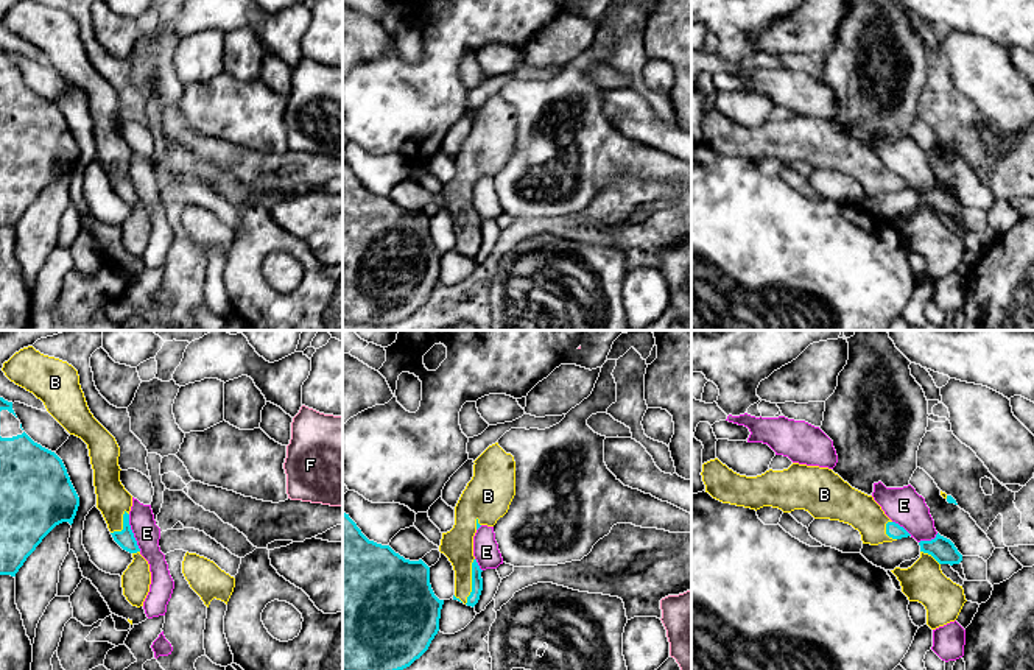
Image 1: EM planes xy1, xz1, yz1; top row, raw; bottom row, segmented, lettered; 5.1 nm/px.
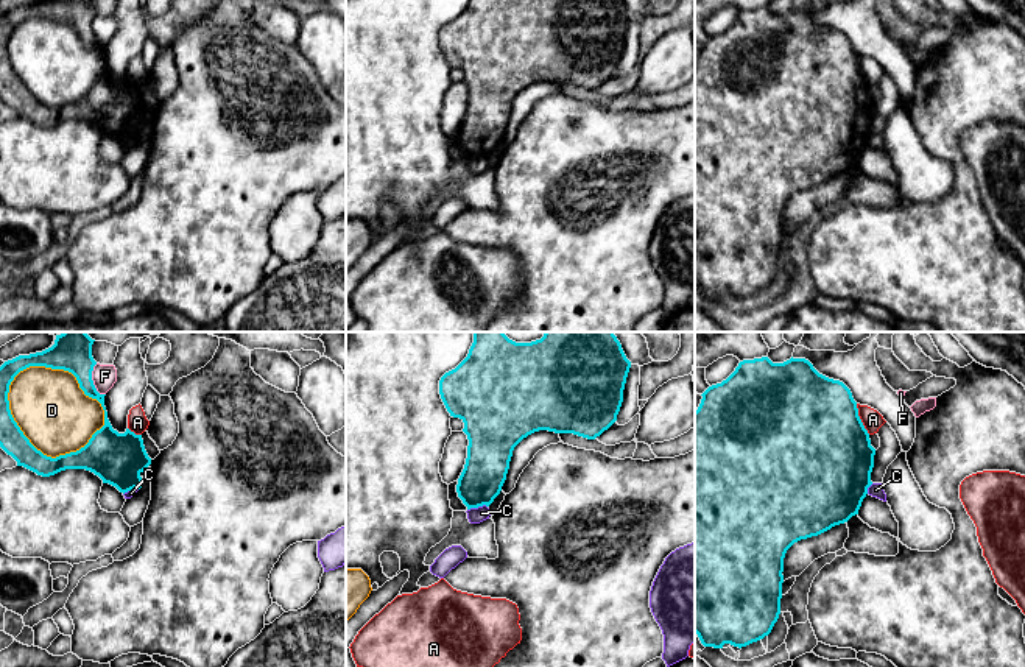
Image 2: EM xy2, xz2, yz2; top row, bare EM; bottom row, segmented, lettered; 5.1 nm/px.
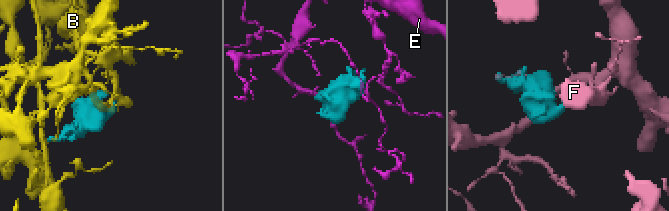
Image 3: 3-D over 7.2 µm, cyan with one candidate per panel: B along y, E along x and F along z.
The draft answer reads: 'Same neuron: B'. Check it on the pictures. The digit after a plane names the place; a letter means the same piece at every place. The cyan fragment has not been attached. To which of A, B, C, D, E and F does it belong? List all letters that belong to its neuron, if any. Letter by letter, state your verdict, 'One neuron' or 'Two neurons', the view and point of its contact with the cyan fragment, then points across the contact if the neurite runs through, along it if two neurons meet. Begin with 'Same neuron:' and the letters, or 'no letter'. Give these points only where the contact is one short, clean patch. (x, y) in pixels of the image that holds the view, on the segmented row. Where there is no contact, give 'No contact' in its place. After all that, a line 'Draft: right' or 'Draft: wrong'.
Same neuron: B
A: Two neurons. Touches cyan at yz2 (860, 419). Boundary: yz2 (855, 404), (857, 415), (870, 434)
B: One neuron. Touches cyan at xz1 (472, 581)
C: Two neurons. Touches cyan at xz2 (477, 507). Boundary: xz2 (486, 505), (468, 510)
D: Two neurons. Touches cyan at xy2 (67, 370)
E: Two neurons. Touches cyan at xy1 (133, 533). Boundary: xy1 (128, 514), (128, 524), (140, 550)
F: Two neurons. Touches cyan at xy2 (92, 381)
Draft: right

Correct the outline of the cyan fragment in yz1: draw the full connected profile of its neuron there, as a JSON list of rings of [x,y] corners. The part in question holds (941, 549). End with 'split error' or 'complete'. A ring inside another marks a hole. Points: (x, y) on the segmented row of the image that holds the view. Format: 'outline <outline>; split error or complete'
outline [[[936,534],[931,541],[920,541],[920,558],[908,569],[891,570],[900,581],[902,592],[909,601],[919,601],[927,609],[927,625],[931,629],[955,622],[964,606],[962,586],[947,578],[941,566],[959,564],[962,555],[955,544]]]; split error

